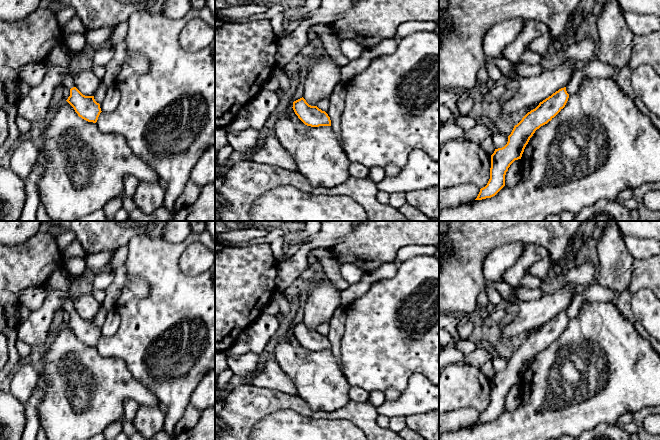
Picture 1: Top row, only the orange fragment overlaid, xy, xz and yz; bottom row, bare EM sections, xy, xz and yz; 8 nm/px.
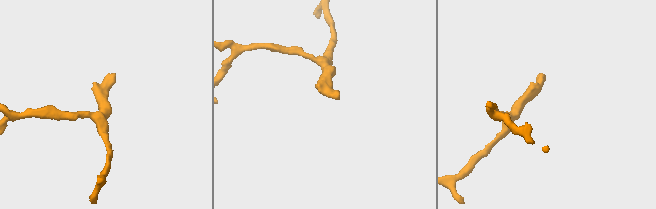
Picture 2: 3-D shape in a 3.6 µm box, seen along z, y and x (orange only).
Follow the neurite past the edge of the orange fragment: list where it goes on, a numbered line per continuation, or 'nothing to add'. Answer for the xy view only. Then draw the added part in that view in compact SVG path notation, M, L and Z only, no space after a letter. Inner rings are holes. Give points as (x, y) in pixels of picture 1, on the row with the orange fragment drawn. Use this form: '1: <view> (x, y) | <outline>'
1: xy (68, 82) | M66 73L66 75L65 75L64 79L63 79L62 85L64 87L67 87L68 89L76 87L74 82L73 82L73 76L71 75L71 73Z

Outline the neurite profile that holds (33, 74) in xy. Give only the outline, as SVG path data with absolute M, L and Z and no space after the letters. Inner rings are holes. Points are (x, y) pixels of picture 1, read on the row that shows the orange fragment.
M29 63L22 67L19 76L21 81L27 83L32 88L41 84L45 77L46 71L47 67L44 63Z

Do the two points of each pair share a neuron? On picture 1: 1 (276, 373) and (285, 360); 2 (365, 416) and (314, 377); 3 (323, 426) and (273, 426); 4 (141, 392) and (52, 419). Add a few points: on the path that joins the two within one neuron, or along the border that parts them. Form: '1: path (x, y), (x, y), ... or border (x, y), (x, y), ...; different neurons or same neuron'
1: border (273, 358), (295, 386); different neurons
2: border (350, 400), (331, 412), (325, 411); different neurons
3: path (311, 426), (285, 426); same neuron
4: path (119, 392), (108, 395), (86, 415), (74, 417); same neuron

